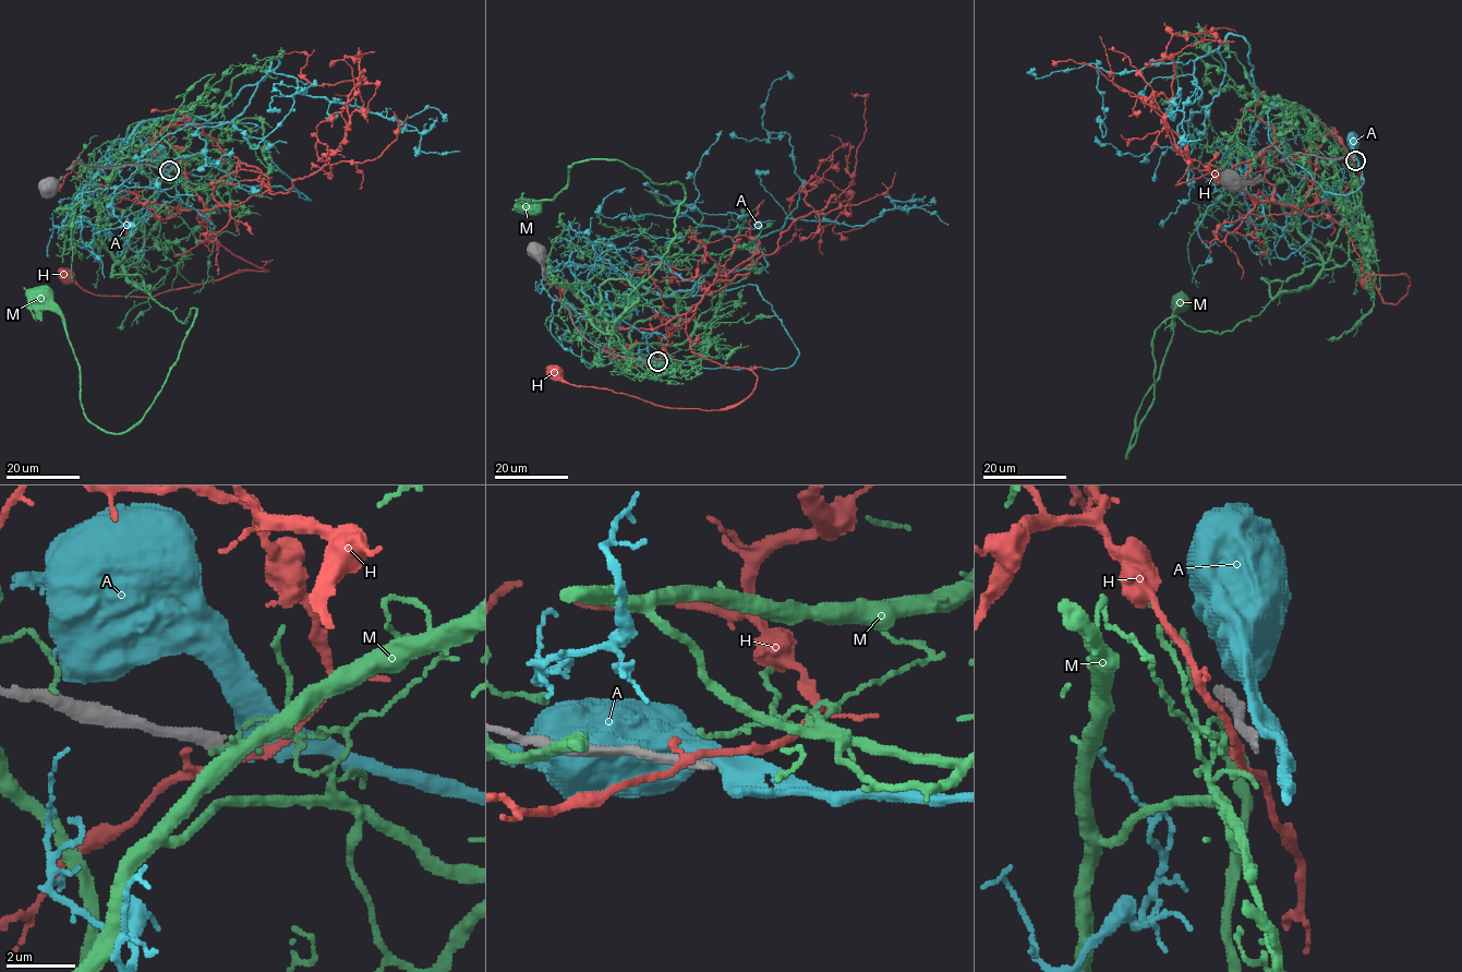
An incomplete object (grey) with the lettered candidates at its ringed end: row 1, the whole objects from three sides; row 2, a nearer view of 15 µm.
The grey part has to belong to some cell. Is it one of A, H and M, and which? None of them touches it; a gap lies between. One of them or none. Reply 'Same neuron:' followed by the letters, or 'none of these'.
Same neuron: none of these

